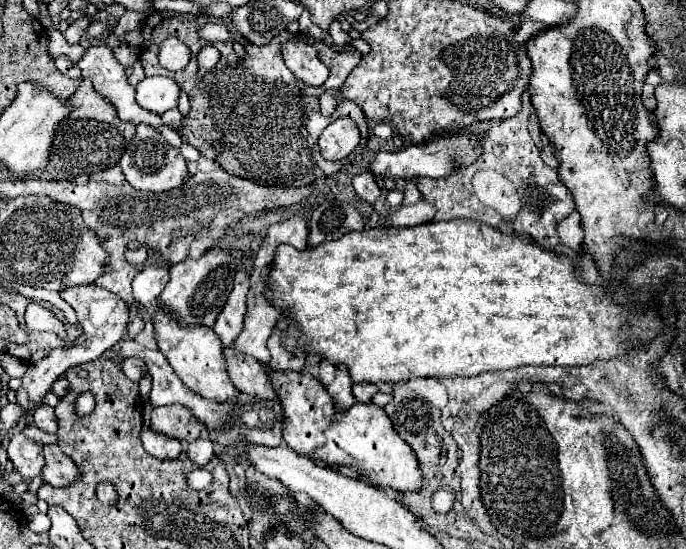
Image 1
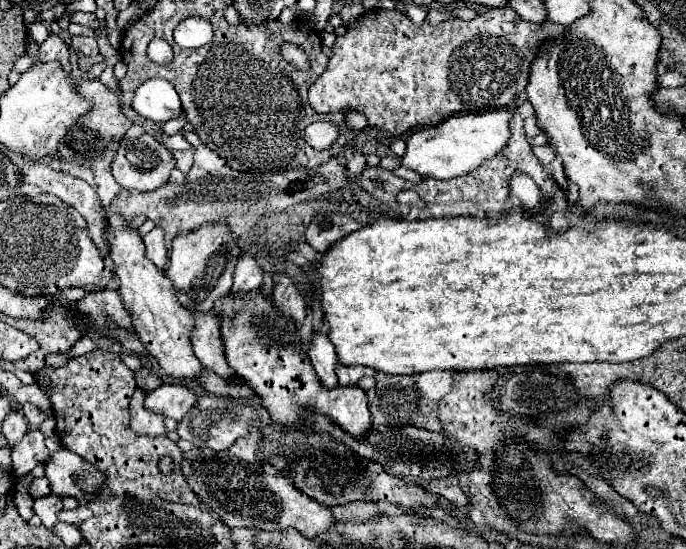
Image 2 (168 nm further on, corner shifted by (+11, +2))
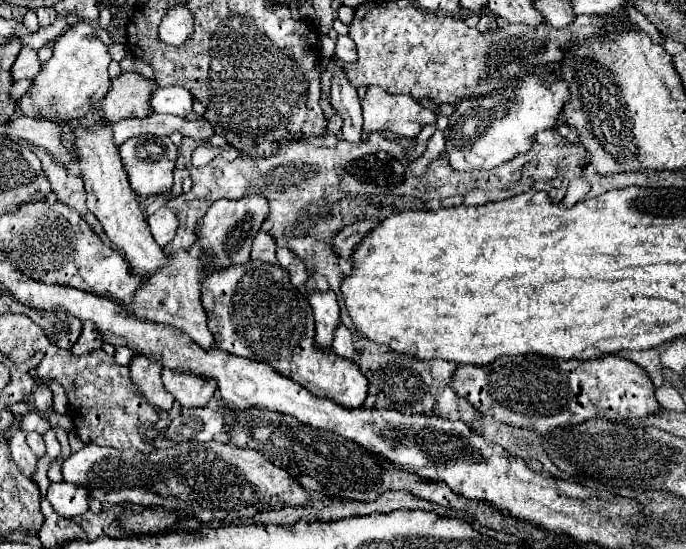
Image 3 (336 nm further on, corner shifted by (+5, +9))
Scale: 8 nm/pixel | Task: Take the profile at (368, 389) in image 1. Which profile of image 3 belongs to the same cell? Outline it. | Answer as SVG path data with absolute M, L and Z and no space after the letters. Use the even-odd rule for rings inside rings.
M340 324L334 332L334 342L332 342L332 348L334 348L334 354L344 358L344 360L352 360L354 362L354 354L356 354L356 348L352 344L352 332Z

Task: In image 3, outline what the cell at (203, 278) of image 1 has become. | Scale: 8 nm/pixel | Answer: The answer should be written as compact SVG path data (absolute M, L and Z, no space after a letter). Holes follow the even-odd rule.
M244 196L242 200L218 200L210 206L206 216L196 228L196 240L200 244L200 254L208 258L210 270L222 270L236 264L246 264L250 256L250 246L258 234L266 216L264 196Z

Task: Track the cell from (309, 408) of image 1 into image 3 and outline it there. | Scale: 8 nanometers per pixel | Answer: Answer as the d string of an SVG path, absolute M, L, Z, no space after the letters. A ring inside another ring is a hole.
M250 260L238 268L226 268L226 272L210 272L208 278L202 282L202 304L208 314L208 328L216 338L216 348L250 360L266 360L276 372L298 382L312 394L330 398L336 404L352 410L362 408L368 396L366 376L354 362L342 360L340 356L334 356L334 352L316 348L314 318L308 298L304 292L292 286L290 276L278 264L258 264Z

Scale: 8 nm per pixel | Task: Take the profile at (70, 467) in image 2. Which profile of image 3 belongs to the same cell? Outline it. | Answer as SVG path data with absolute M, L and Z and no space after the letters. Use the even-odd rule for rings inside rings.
M184 440L174 448L156 450L150 456L88 444L64 460L62 476L68 484L86 486L90 498L100 502L192 508L194 516L210 526L236 524L242 518L254 518L276 506L310 504L310 494L290 478L286 470L270 464L260 452L242 450L234 444L220 444L214 440Z

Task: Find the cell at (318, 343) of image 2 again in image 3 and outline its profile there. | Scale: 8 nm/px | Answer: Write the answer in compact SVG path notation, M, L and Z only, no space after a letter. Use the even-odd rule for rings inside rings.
M310 292L308 302L316 320L316 346L330 350L334 340L334 330L340 324L338 300L334 292Z

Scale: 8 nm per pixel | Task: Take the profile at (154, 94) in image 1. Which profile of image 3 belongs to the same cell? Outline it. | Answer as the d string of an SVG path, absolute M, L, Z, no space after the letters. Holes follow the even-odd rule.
M182 86L156 88L150 98L150 106L154 112L172 114L180 118L186 118L192 112L192 104L194 104L192 94Z

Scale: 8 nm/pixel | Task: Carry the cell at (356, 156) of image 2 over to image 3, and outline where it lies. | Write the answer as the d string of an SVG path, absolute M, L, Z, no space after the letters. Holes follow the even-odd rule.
M336 68L330 94L332 94L332 106L344 118L342 138L352 144L362 144L362 108L358 102L358 94L350 86L346 74L340 68Z

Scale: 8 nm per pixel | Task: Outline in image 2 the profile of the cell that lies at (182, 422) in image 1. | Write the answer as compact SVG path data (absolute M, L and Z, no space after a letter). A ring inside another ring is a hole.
M166 383L146 395L146 407L150 411L172 417L174 421L180 421L192 407L192 403L196 403L196 399L198 397L190 387L178 383Z

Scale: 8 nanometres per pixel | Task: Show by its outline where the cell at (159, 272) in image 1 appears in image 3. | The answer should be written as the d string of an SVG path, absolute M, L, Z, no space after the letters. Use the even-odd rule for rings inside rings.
M166 206L156 210L148 218L148 224L150 224L150 232L152 232L152 236L160 248L164 248L174 238L176 228L178 228L178 220L176 220L174 212L170 212Z

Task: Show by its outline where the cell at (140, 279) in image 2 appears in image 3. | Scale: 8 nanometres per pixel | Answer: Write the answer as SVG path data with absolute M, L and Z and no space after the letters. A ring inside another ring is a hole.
M94 112L92 116L96 130L78 130L78 160L80 160L80 172L86 184L88 192L88 210L102 222L106 236L112 240L112 244L122 252L124 260L130 264L132 274L150 278L160 268L168 264L168 256L164 250L152 240L152 234L148 230L148 222L138 208L138 196L130 188L126 180L126 172L122 168L122 158L118 150L114 148L110 128L104 126L102 116Z

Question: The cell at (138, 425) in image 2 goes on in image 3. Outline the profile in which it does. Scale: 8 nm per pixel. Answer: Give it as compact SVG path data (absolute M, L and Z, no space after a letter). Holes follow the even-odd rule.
M134 356L134 360L130 362L130 378L132 378L140 398L144 398L150 406L154 406L162 412L170 412L174 398L162 384L162 366L160 364L146 360L146 356Z

